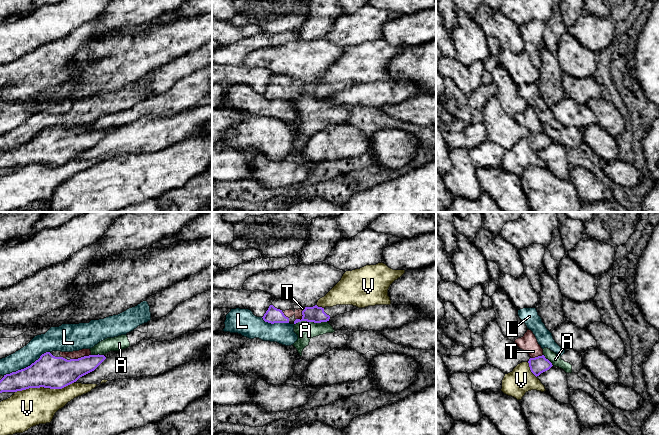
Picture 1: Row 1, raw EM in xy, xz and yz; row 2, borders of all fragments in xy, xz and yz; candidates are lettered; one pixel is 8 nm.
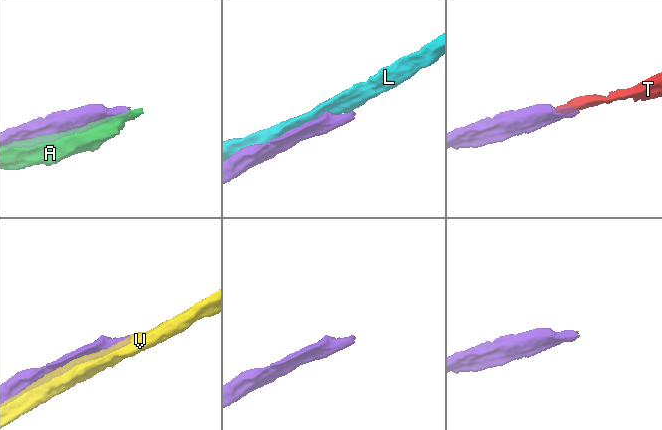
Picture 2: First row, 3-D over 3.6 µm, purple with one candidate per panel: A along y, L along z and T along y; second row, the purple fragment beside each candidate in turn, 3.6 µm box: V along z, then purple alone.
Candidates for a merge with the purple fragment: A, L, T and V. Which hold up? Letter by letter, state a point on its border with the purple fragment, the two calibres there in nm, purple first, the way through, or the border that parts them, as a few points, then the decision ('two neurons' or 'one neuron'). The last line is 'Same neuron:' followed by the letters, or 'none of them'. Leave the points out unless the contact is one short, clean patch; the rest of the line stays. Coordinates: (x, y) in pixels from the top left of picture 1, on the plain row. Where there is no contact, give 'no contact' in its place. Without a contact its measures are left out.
A: meets purple in xz at (311, 97); 130 nm thick on the purple side, 150 nm on the other; two neurons
L: meets purple in xy at (26, 143); 260 nm thick on the purple side, 160 nm on the other; two neurons
T: meets purple in xy at (81, 133); 260 nm thick on the purple side, 60 nm on the other; runs through xy (54, 148), (66, 148), (81, 133), (84, 128); one neuron
V: meets purple in xy at (44, 163); 260 nm thick on the purple side, 300 nm on the other; two neurons
Same neuron: T

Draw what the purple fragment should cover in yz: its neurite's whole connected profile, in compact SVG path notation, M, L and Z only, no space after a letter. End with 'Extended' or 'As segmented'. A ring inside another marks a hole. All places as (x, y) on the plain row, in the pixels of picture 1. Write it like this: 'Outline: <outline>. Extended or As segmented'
Outline: M527 106L523 113L514 118L520 125L526 127L531 133L528 137L531 148L537 153L549 146L553 141L543 131L543 125L531 106Z. Extended

